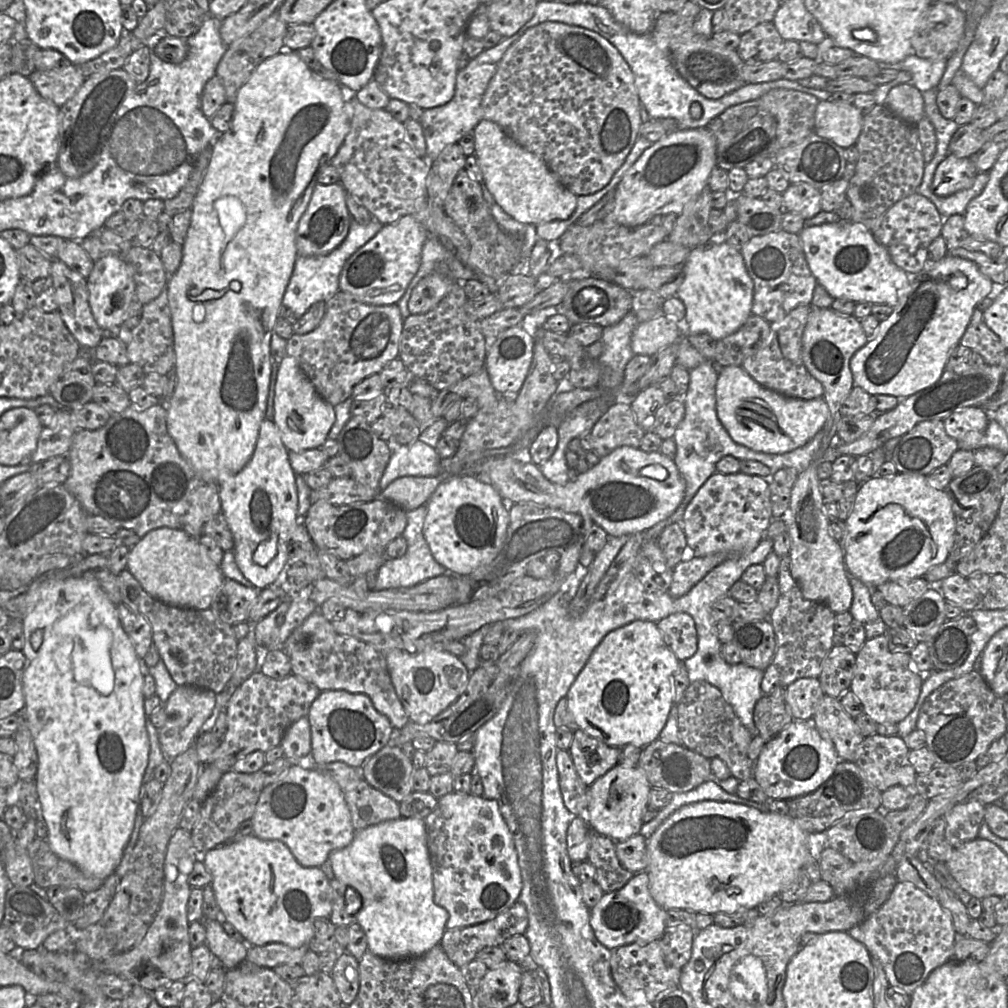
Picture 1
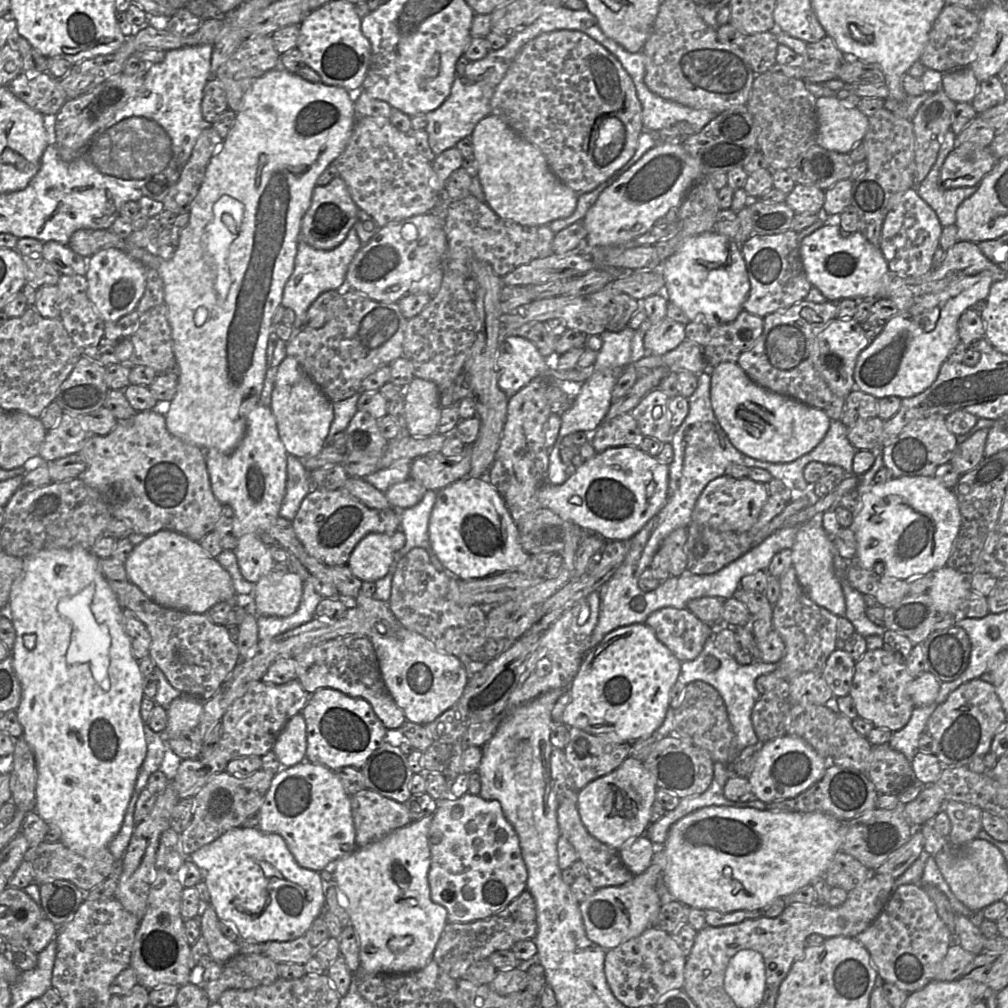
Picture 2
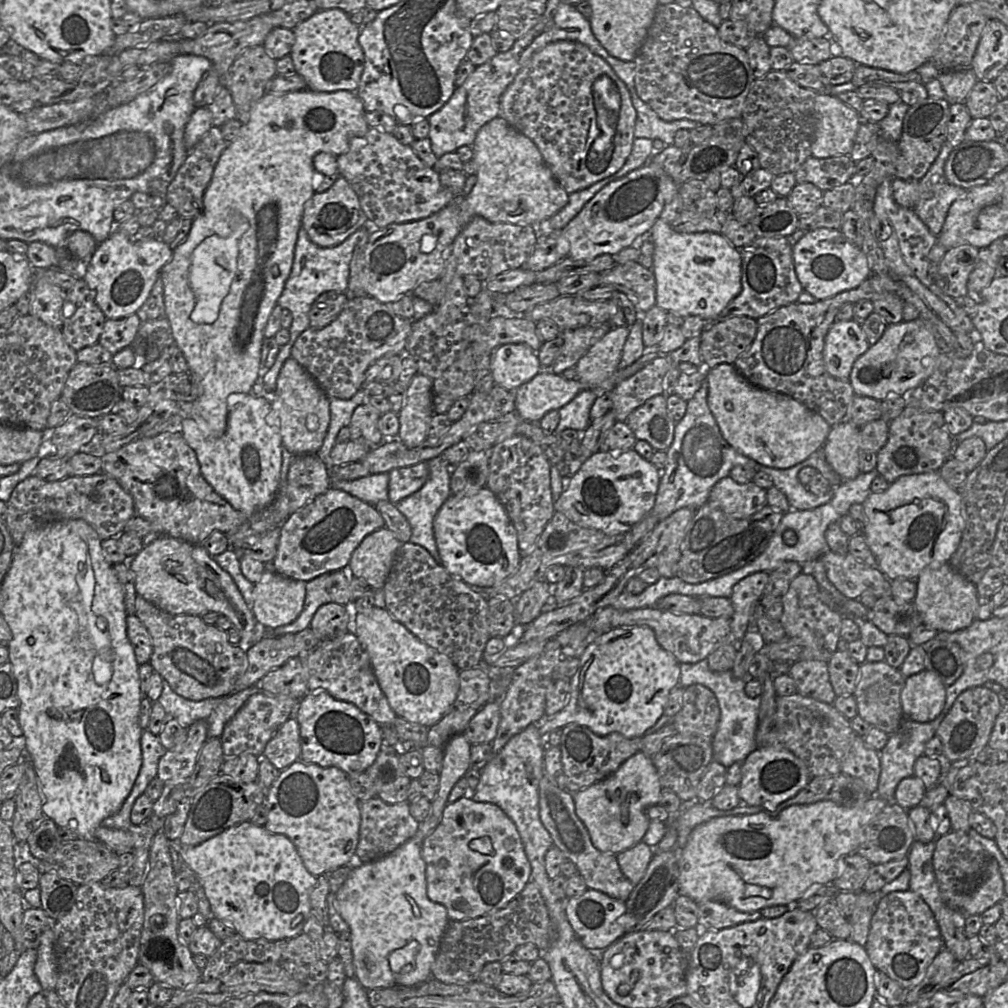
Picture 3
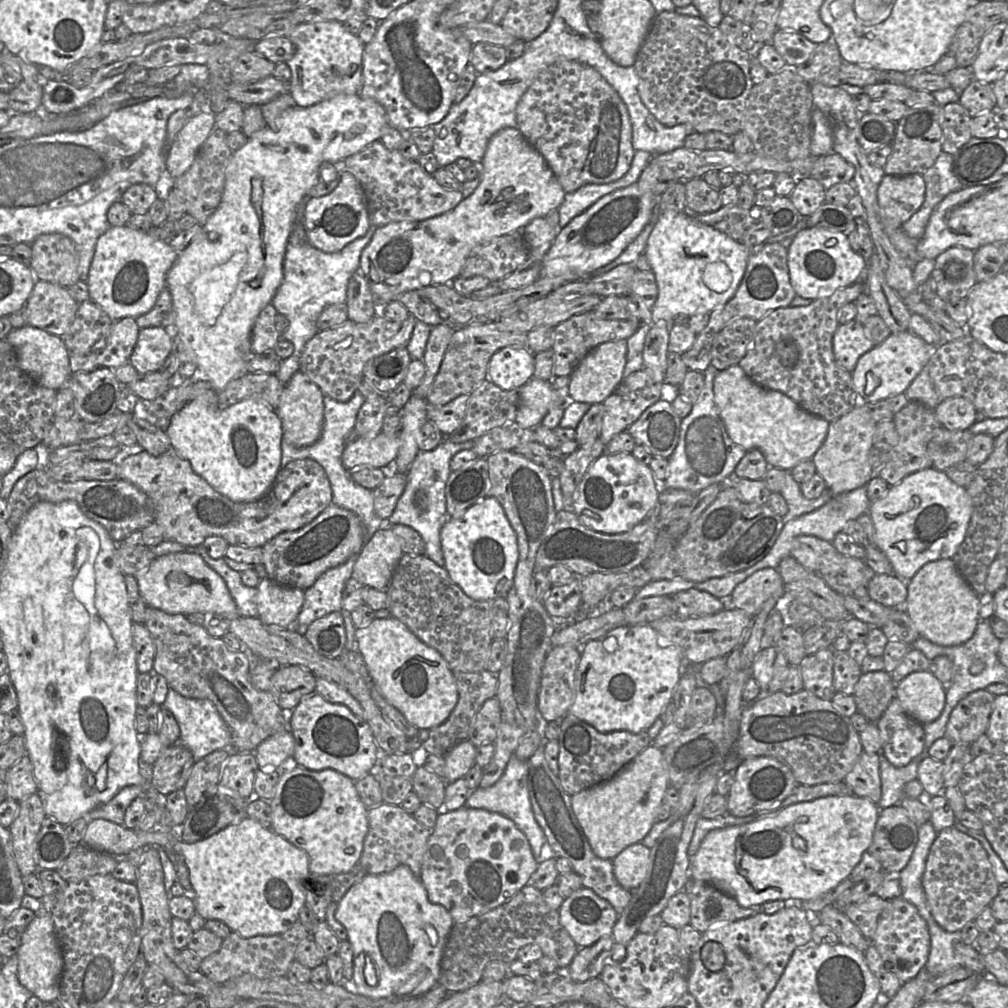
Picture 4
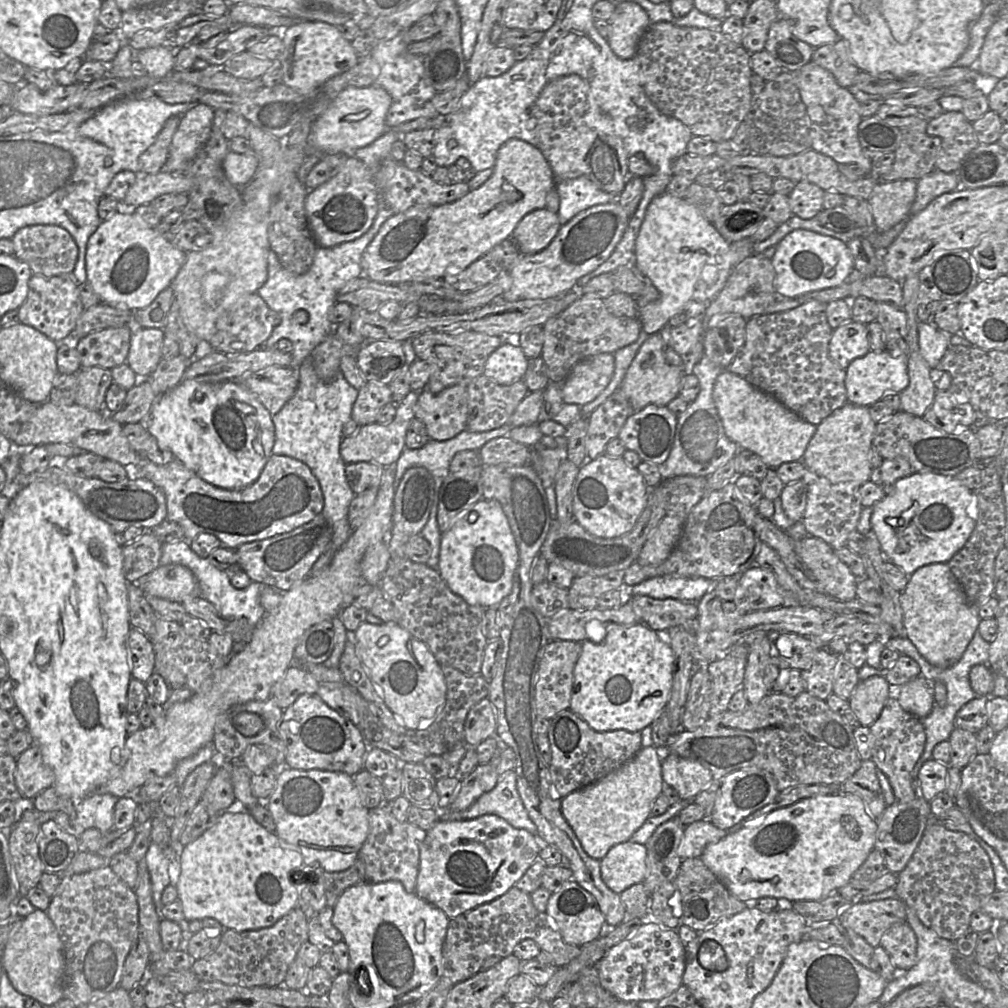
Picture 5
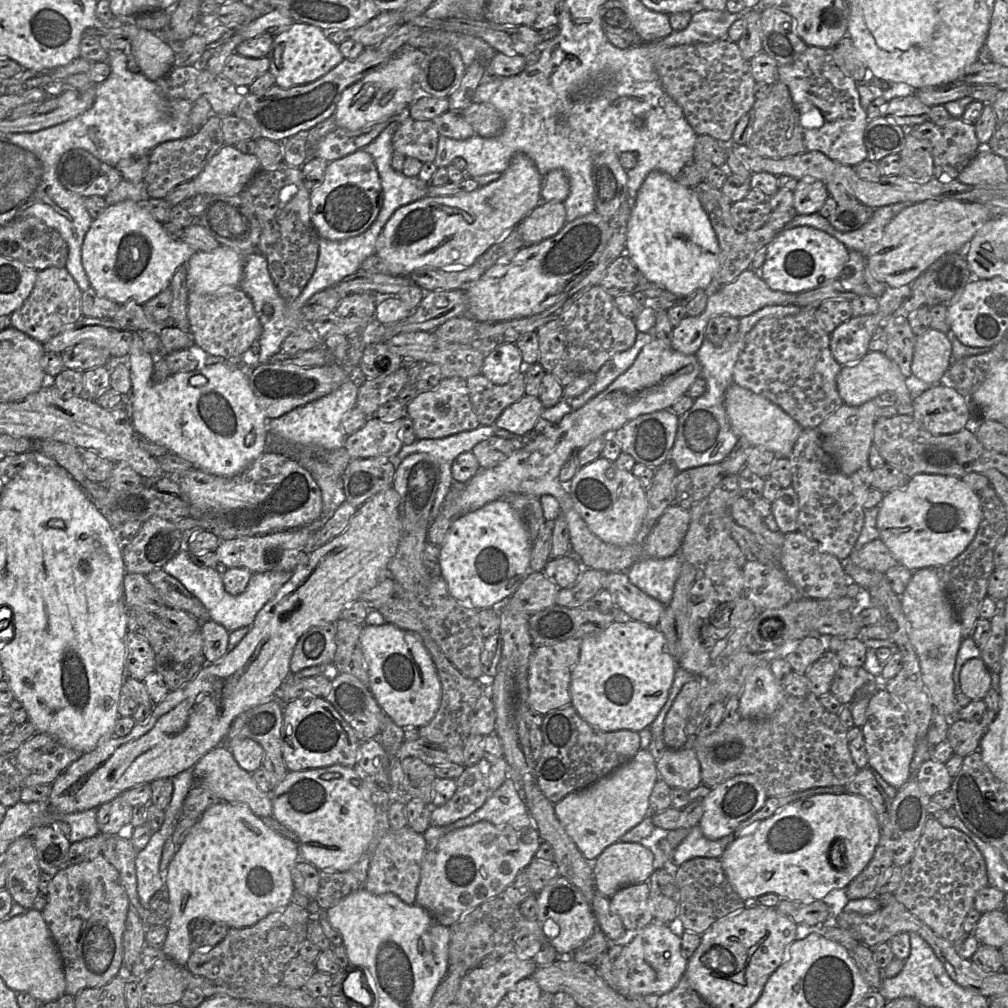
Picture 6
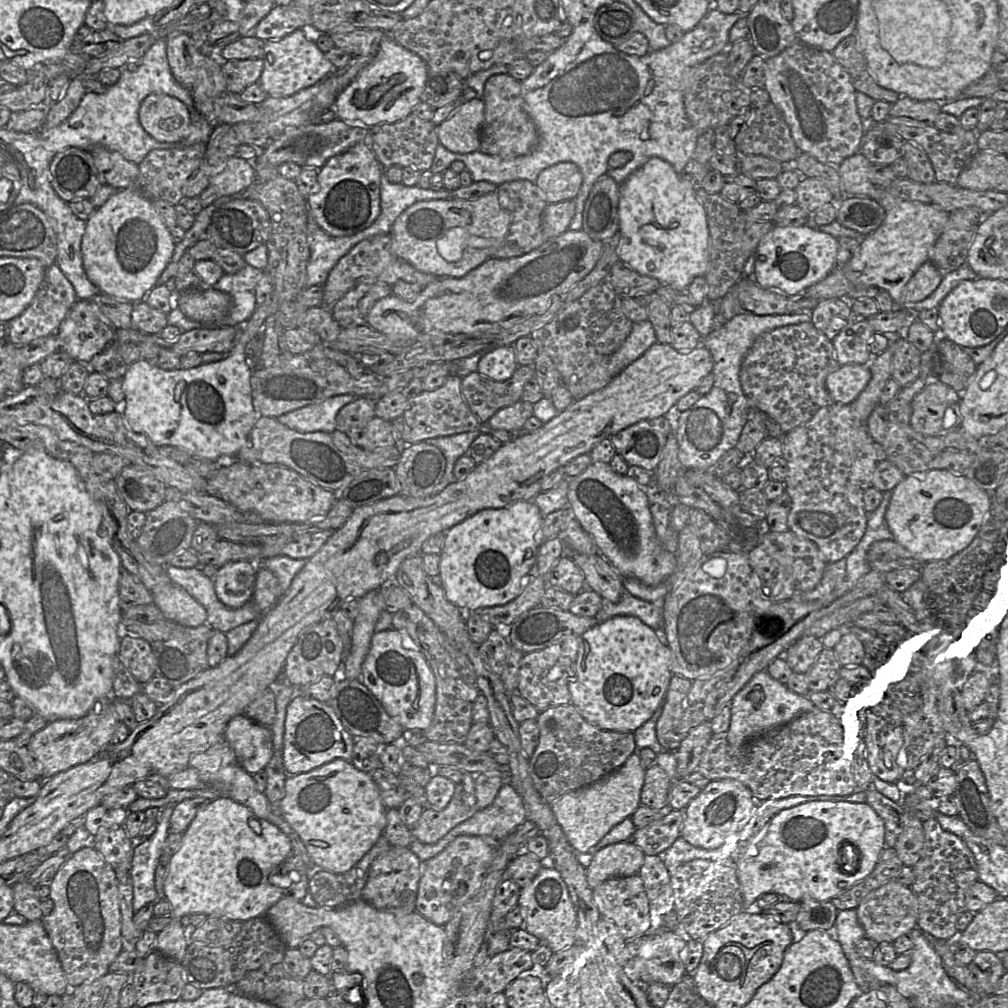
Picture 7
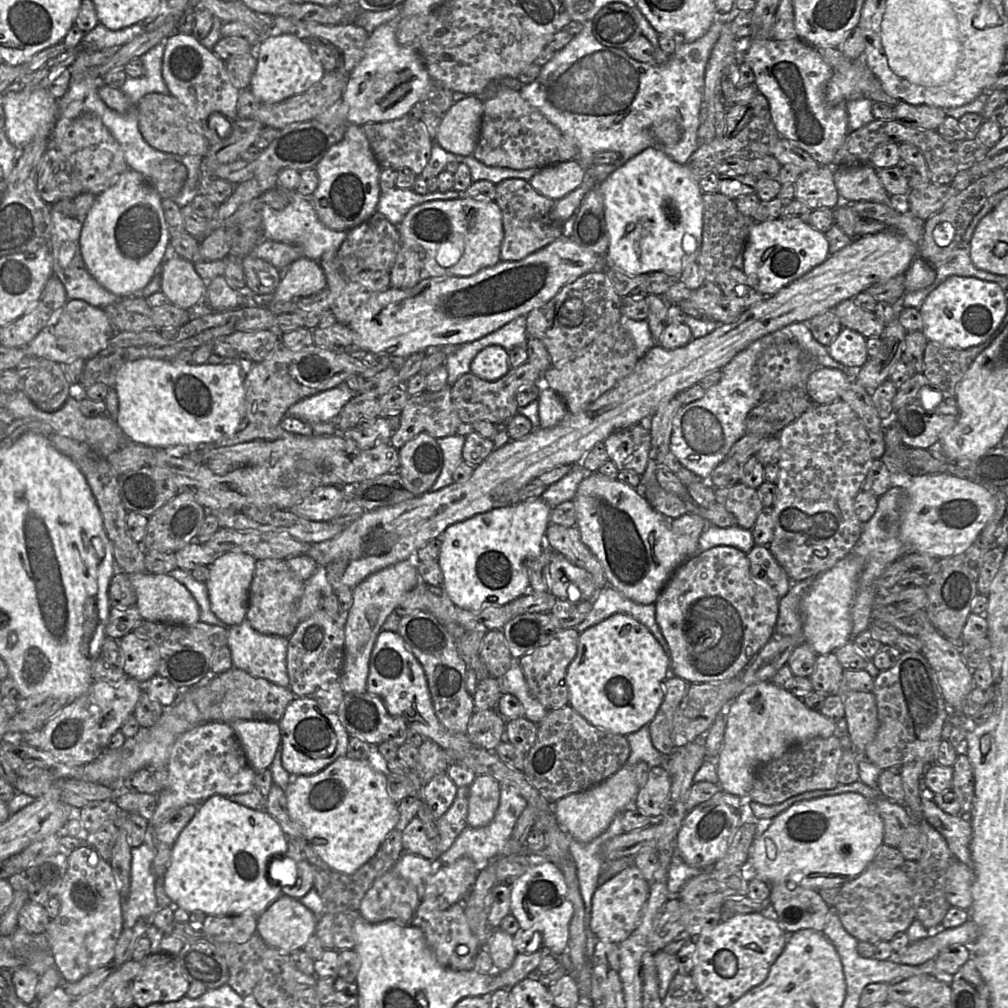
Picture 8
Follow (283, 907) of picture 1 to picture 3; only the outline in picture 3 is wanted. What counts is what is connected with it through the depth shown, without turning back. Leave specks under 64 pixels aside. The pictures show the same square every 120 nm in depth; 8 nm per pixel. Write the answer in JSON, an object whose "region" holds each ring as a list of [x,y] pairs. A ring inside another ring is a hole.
{"region":[[[250,821],[234,825],[196,846],[183,846],[170,841],[170,846],[180,853],[184,862],[197,874],[209,900],[213,916],[229,924],[246,940],[291,939],[303,933],[304,924],[312,912],[310,893],[317,883],[293,844],[284,834],[275,834],[264,826]]]}

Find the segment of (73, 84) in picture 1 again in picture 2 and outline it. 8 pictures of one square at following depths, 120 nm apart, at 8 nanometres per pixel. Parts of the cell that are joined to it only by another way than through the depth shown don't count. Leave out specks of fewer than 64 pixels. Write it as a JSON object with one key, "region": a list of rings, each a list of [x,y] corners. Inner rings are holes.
{"region":[[[22,72],[7,87],[44,116],[55,116],[68,99],[59,80],[49,72]]]}

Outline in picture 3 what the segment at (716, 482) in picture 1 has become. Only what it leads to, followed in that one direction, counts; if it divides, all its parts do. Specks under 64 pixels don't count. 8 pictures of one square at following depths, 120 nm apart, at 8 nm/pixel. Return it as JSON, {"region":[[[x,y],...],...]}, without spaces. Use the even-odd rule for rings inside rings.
{"region":[[[729,475],[713,486],[708,501],[733,518],[748,518],[767,504],[767,491],[754,481],[739,483]]]}

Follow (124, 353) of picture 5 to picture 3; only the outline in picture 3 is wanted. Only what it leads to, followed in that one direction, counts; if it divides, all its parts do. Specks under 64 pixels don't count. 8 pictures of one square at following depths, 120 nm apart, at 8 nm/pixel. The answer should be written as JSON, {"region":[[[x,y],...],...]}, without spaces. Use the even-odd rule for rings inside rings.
{"region":[[[137,313],[117,320],[106,319],[98,343],[114,356],[123,348],[133,345],[141,323]]]}

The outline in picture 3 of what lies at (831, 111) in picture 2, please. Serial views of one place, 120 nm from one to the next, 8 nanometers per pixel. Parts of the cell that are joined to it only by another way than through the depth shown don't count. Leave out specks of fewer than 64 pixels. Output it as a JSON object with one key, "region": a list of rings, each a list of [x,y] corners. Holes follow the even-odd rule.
{"region":[[[818,94],[815,100],[815,139],[812,156],[829,158],[850,155],[858,128],[859,113],[838,97]]]}

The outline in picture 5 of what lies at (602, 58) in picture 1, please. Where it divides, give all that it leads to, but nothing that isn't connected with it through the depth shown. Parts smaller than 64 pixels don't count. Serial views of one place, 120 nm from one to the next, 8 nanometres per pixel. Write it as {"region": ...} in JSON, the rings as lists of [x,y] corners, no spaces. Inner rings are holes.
{"region":[[[570,74],[550,81],[531,107],[530,115],[535,120],[538,149],[548,161],[556,181],[586,176],[607,193],[620,194],[624,190],[632,178],[628,168],[630,155],[622,138],[616,133],[612,119],[602,112],[585,79]]]}

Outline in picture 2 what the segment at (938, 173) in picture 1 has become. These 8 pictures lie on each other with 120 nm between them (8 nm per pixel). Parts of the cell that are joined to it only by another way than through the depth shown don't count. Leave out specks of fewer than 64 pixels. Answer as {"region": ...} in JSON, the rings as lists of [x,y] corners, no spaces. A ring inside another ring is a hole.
{"region":[[[971,143],[957,145],[940,169],[940,184],[945,189],[976,186],[998,161],[989,146]]]}

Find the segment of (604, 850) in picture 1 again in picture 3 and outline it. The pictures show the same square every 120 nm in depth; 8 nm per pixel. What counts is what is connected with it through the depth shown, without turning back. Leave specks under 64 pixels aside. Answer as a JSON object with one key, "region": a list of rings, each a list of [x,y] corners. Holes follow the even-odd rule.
{"region":[[[544,763],[544,773],[540,779],[540,782],[539,782],[539,814],[540,814],[540,818],[541,818],[543,825],[545,826],[545,828],[547,829],[547,831],[551,835],[551,838],[553,840],[553,845],[558,847],[564,853],[565,857],[567,859],[571,860],[577,866],[579,874],[584,878],[588,889],[593,889],[593,890],[603,892],[611,898],[617,899],[622,902],[626,902],[635,886],[630,882],[630,880],[621,871],[621,868],[620,868],[618,861],[617,861],[617,854],[606,854],[606,853],[601,852],[600,850],[598,850],[597,848],[594,847],[586,826],[584,825],[584,823],[581,821],[581,819],[576,814],[575,802],[574,802],[574,798],[573,798],[572,794],[570,792],[568,792],[567,790],[560,788],[557,785],[555,780],[546,772],[545,763]]]}

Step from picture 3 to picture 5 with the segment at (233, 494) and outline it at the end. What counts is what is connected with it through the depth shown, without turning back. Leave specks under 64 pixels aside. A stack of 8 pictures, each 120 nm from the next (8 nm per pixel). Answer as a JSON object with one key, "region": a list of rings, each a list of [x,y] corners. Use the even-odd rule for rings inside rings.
{"region":[[[195,379],[182,380],[176,387],[160,395],[154,402],[149,415],[146,417],[146,429],[157,440],[162,448],[168,449],[186,468],[196,473],[204,481],[223,489],[242,489],[254,483],[260,476],[265,464],[272,455],[275,441],[275,429],[272,415],[257,399],[257,397],[242,385],[233,381],[218,383],[198,382]]]}

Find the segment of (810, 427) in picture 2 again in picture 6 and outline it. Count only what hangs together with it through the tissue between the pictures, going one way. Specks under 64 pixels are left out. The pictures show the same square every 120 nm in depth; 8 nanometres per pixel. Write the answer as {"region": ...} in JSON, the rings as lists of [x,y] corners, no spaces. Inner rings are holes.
{"region":[[[733,382],[726,390],[724,405],[733,432],[738,437],[745,437],[754,446],[763,446],[780,457],[788,458],[793,450],[793,446],[802,432],[803,428],[778,405],[767,398],[758,395],[751,390],[739,386]]]}

